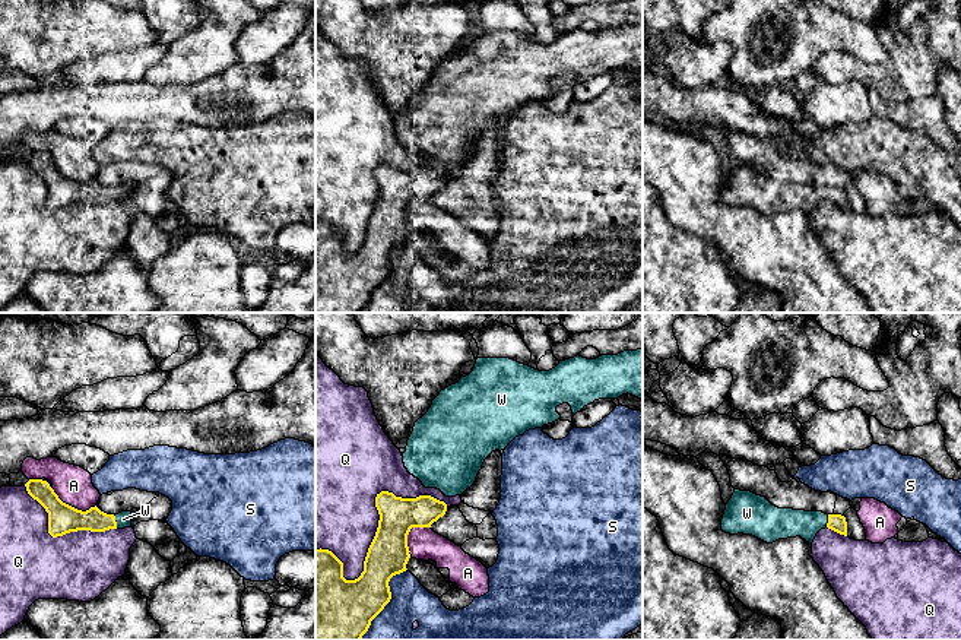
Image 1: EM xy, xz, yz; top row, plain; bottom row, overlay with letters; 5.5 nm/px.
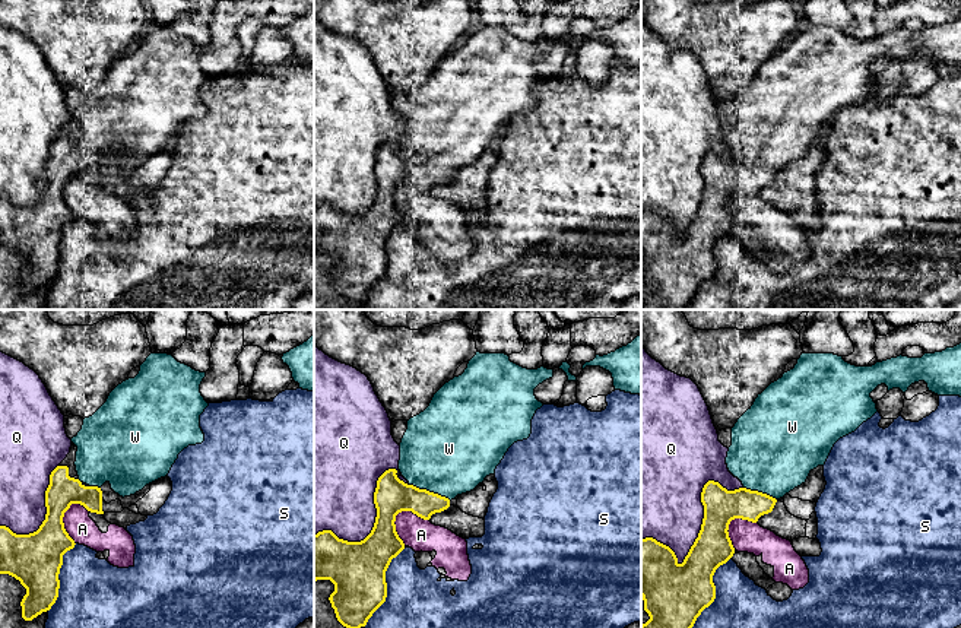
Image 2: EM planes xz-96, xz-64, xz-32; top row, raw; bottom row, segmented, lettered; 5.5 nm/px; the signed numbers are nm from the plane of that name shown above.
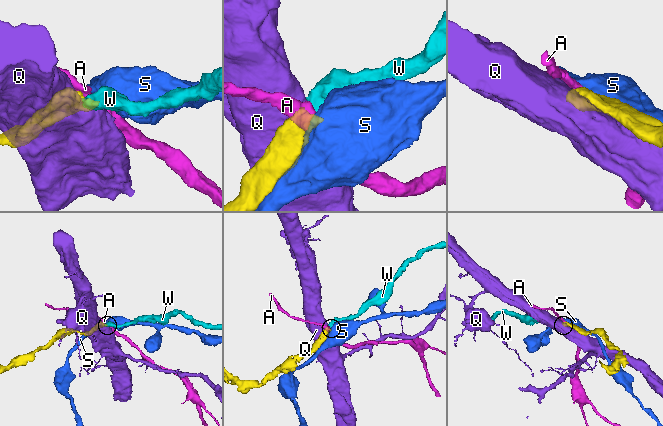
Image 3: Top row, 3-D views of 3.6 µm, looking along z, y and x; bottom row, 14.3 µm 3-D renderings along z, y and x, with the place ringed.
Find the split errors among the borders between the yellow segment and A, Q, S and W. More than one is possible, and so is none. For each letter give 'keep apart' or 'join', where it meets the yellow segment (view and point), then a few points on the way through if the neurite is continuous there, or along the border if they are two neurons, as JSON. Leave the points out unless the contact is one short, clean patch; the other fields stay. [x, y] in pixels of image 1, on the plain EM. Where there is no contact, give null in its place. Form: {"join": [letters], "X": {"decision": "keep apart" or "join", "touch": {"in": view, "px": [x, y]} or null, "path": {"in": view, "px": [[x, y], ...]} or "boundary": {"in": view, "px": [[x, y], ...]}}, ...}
{"join": ["W"], "A": {"decision": "keep apart", "touch": {"in": "xy", "px": [73, 180]}}, "Q": {"decision": "keep apart", "touch": {"in": "xz", "px": [377, 200]}}, "S": {"decision": "keep apart", "touch": {"in": "xz", "px": [389, 273]}}, "W": {"decision": "join", "touch": {"in": "xy", "px": [116, 195]}}}

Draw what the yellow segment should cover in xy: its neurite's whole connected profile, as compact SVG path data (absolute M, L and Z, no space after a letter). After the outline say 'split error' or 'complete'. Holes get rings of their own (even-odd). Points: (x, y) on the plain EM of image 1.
M29 152L25 159L28 167L48 186L48 206L53 210L77 203L105 205L131 199L134 187L131 184L107 187L96 178L82 184L63 175L47 153Z | split error

